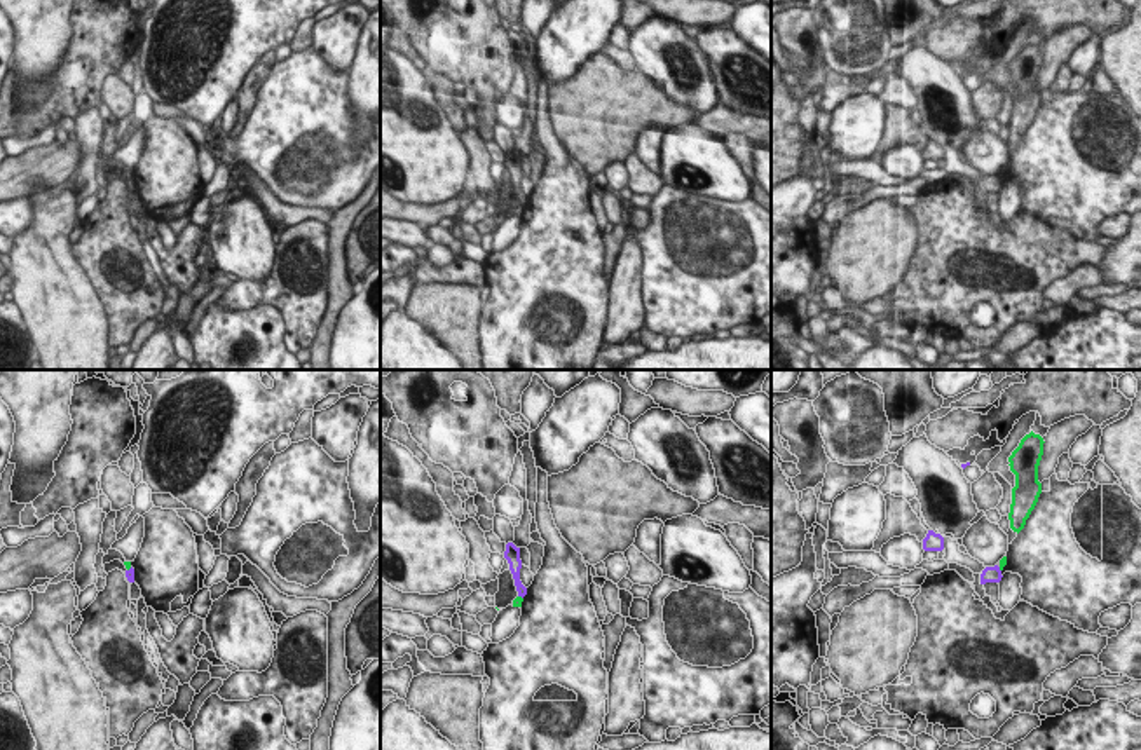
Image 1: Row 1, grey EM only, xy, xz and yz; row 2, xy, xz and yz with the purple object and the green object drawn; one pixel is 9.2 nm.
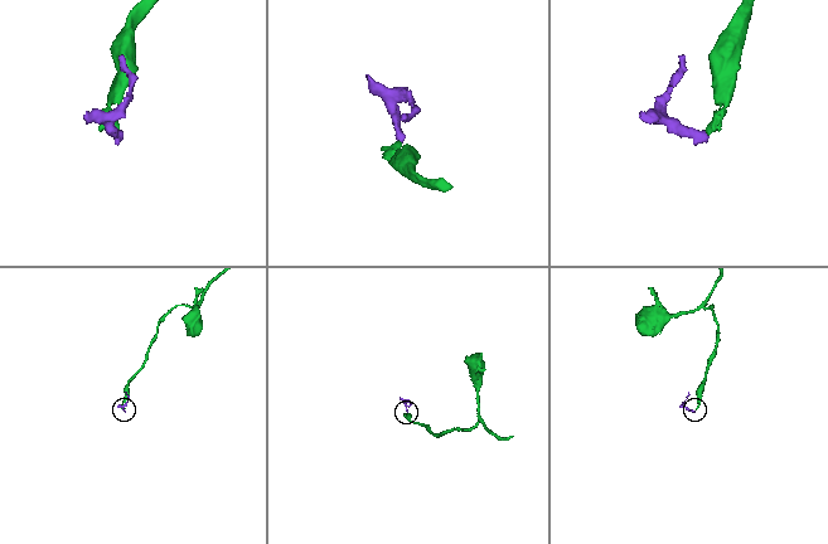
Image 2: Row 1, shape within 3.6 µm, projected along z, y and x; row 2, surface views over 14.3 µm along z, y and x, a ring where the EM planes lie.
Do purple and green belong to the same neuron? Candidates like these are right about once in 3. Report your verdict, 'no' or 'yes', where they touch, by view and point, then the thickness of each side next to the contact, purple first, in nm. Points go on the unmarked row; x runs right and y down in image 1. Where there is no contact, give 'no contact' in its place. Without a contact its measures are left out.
no | xz (520, 204) | 100/90 nm

